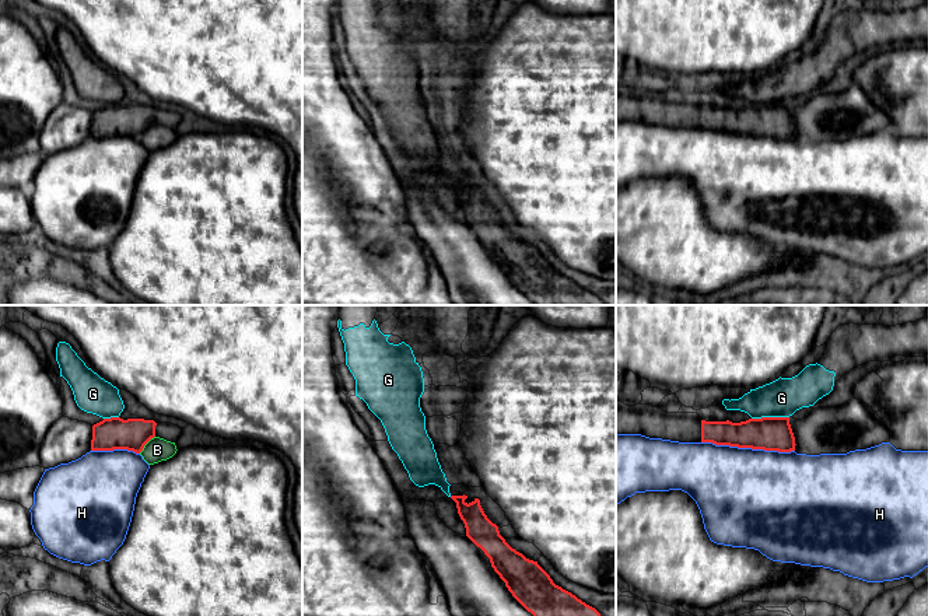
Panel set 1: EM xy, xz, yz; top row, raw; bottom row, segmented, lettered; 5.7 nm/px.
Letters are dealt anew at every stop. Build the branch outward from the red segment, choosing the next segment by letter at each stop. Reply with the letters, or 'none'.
none

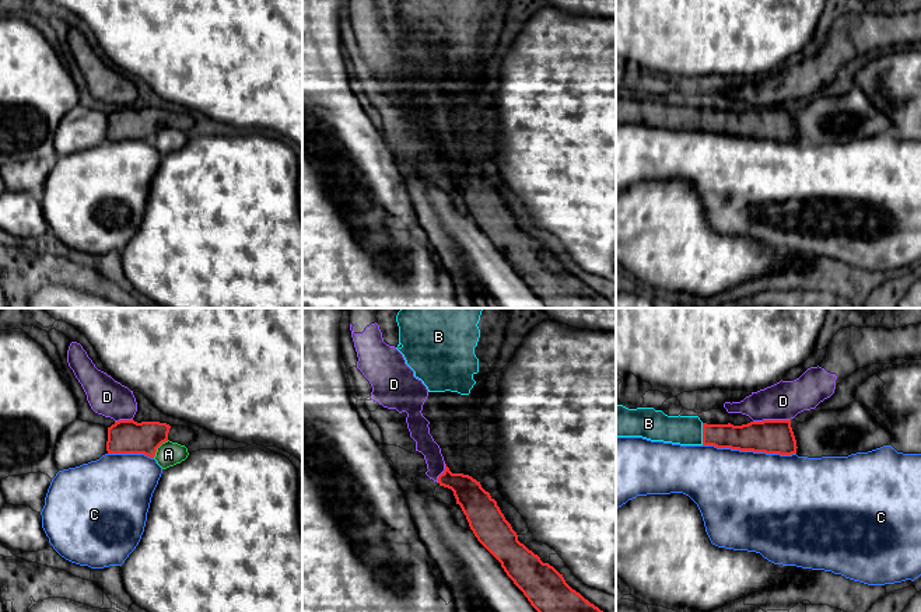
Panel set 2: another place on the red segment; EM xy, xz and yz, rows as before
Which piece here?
B

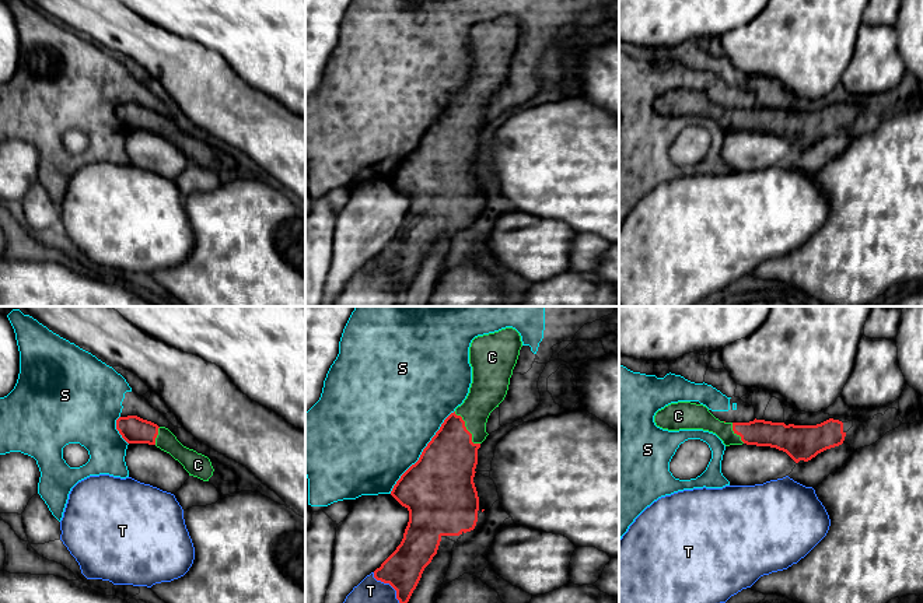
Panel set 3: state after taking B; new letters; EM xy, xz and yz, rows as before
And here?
C

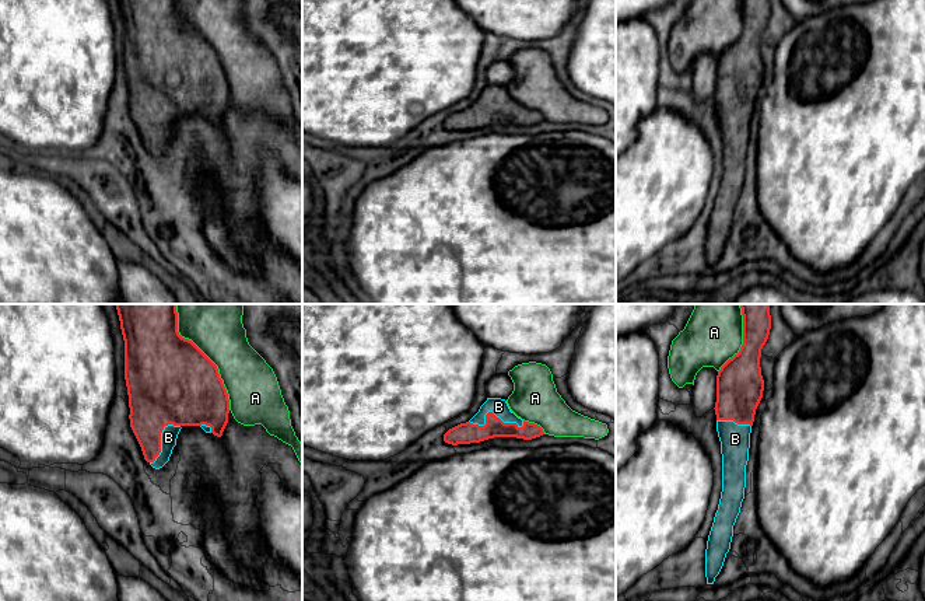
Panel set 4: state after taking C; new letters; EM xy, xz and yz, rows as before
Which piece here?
B

